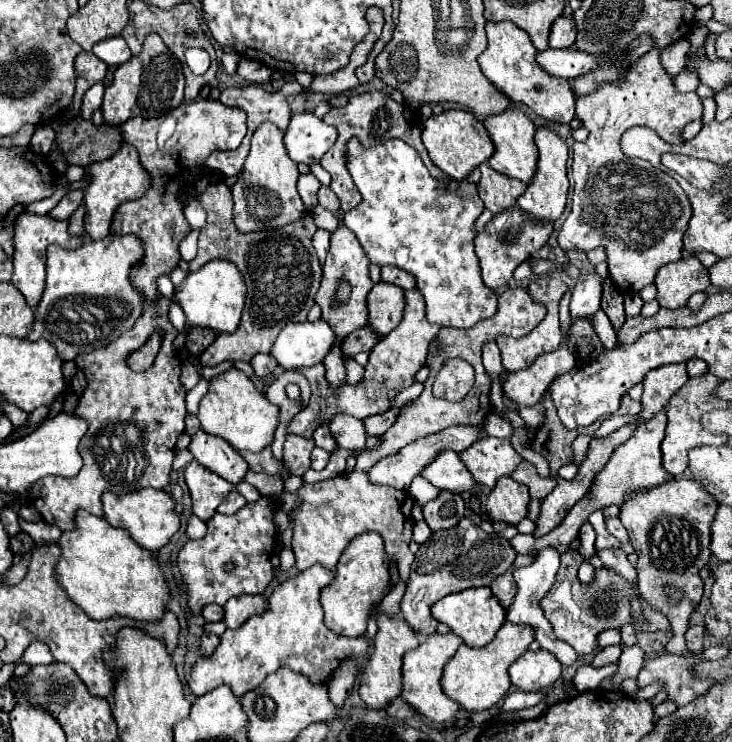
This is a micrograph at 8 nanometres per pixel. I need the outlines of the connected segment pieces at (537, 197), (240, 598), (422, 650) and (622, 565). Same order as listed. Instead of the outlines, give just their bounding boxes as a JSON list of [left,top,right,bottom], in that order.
[[517,127,569,221],[225,595,267,629],[401,633,463,723],[597,547,637,585]]

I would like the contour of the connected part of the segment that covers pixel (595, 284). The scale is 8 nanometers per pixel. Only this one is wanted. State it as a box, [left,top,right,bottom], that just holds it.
[569,273,603,317]

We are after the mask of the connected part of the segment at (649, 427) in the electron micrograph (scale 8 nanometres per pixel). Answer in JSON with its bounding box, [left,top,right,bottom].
[511,409,671,553]

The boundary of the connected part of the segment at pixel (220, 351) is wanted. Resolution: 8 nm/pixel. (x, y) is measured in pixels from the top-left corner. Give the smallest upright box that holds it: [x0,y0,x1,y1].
[189,183,321,367]

